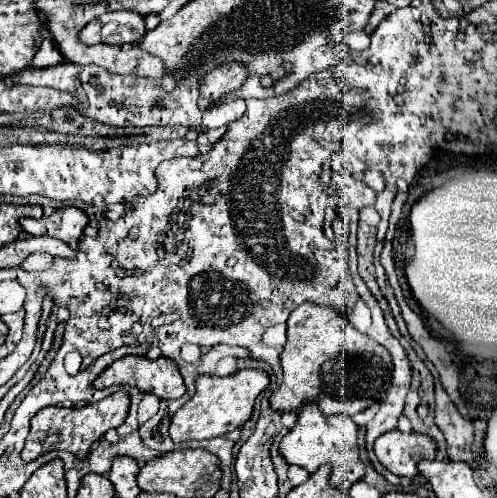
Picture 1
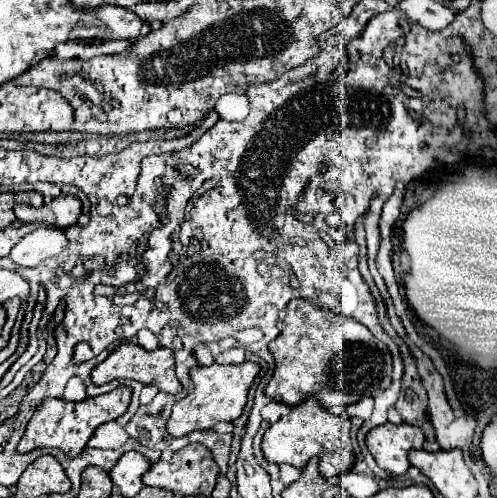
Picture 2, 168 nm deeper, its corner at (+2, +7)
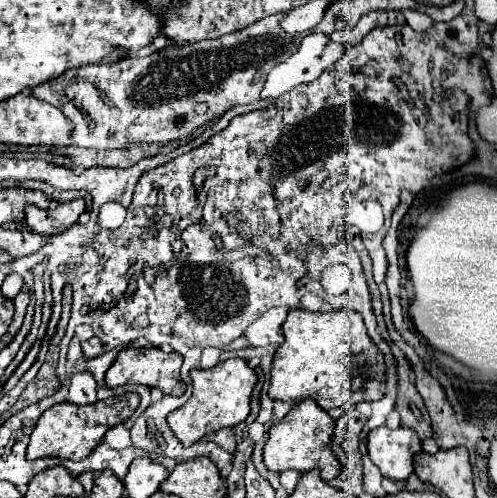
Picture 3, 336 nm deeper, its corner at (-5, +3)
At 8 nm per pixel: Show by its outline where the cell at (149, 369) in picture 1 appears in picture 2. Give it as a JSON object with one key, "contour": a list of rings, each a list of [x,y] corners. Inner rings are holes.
{"contour":[[[120,344],[104,362],[100,362],[92,370],[92,382],[96,386],[102,386],[116,378],[134,378],[140,384],[152,384],[158,390],[168,392],[168,394],[178,394],[182,390],[182,384],[178,382],[176,372],[174,372],[174,352],[170,348],[156,348],[148,352],[136,344]]]}

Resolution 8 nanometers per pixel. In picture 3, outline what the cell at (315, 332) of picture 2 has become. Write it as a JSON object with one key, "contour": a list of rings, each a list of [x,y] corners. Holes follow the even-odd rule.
{"contour":[[[301,308],[289,310],[287,320],[283,324],[285,342],[277,348],[271,370],[271,400],[281,400],[291,406],[299,404],[305,398],[313,398],[323,410],[339,408],[347,402],[357,404],[363,400],[381,400],[385,396],[387,370],[385,356],[367,336],[367,328],[363,318],[353,310],[333,310],[333,312],[307,312]]]}

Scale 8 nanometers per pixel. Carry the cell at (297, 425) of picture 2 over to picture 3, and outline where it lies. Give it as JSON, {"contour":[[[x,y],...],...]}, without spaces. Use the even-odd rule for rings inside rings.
{"contour":[[[307,398],[301,404],[295,404],[283,420],[271,426],[269,440],[263,450],[265,466],[271,468],[273,472],[285,472],[285,470],[309,472],[313,468],[319,468],[321,478],[329,482],[341,474],[341,464],[331,450],[333,434],[335,434],[335,420],[331,420],[327,412],[315,404],[315,400]]]}

